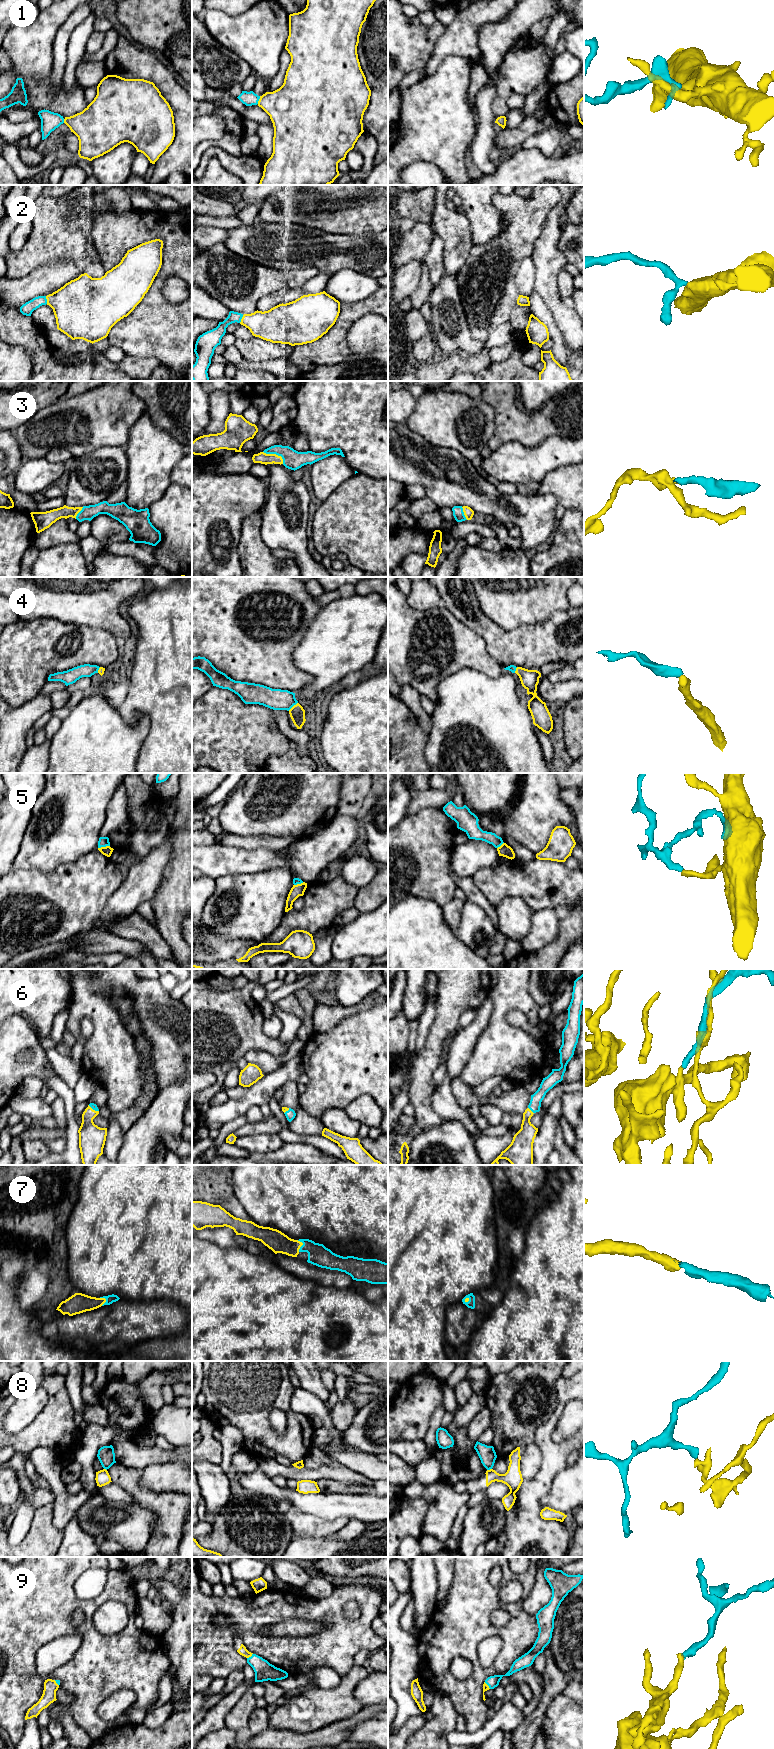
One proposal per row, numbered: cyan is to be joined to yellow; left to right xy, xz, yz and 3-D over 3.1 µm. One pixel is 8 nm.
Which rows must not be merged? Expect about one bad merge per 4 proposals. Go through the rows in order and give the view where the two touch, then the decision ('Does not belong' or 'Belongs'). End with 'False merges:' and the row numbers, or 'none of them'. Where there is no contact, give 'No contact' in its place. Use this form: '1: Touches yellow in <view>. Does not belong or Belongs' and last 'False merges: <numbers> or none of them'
1: Touches yellow in xz. Belongs
2: Touches yellow in xy. Belongs
3: Touches yellow in xz. Belongs
4: Touches yellow in xz. Belongs
5: Touches yellow in xy. Does not belong
6: Touches yellow in yz. Belongs
7: Touches yellow in xz. Belongs
8: Touches yellow in yz. Does not belong
9: Touches yellow in xz. Belongs
False merges: 5, 8

